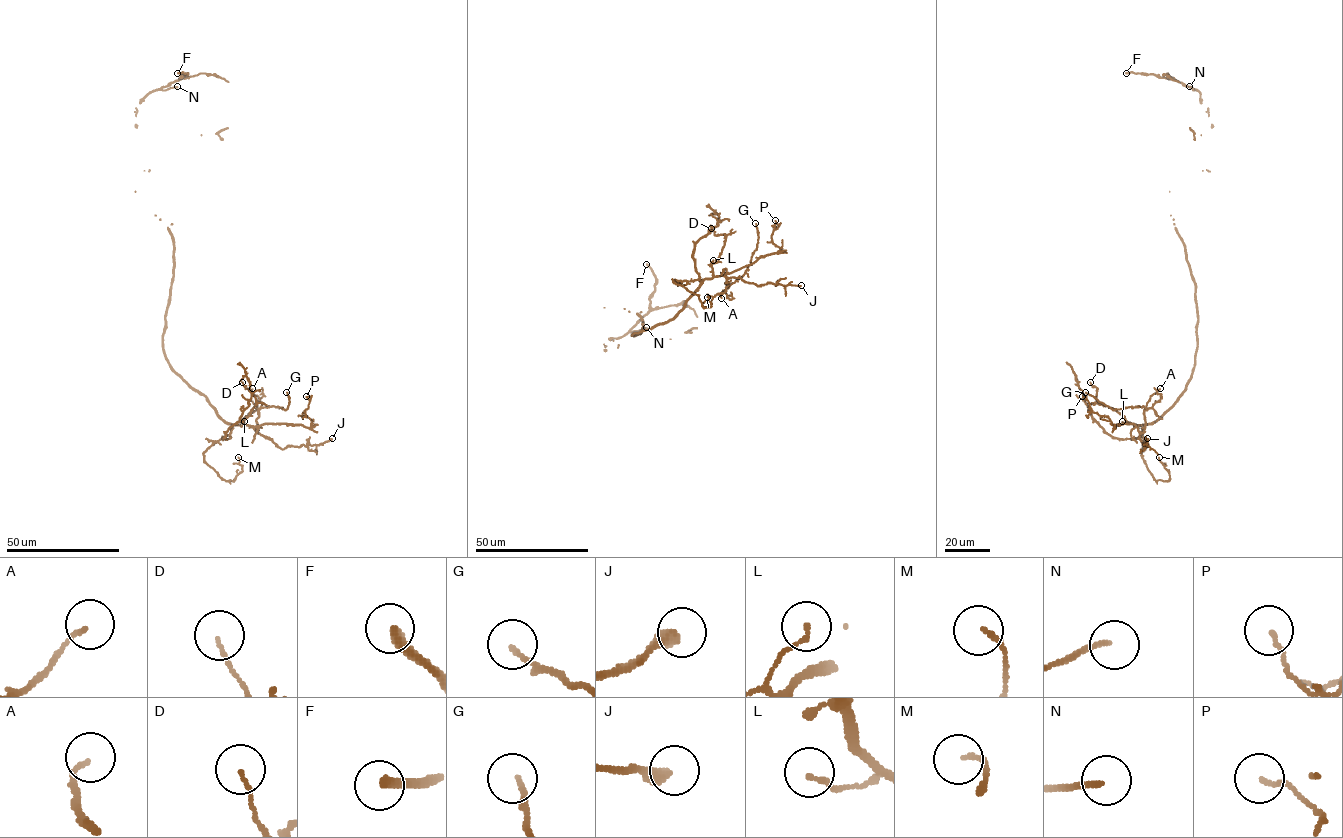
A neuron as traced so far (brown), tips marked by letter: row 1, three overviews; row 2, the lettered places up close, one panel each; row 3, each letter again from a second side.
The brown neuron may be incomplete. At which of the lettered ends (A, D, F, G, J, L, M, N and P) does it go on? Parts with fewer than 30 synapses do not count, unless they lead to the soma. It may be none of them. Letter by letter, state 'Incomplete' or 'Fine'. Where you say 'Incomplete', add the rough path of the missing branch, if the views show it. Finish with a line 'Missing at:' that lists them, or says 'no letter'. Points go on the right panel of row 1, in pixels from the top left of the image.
A: Fine
D: Fine
F: Incomplete. Course of what is missing: (1126, 73), (1121, 72), (1118, 56), (1097, 31), (1102, 25)
G: Fine
J: Fine
L: Fine
M: Fine
N: Fine
P: Fine
Missing at: F

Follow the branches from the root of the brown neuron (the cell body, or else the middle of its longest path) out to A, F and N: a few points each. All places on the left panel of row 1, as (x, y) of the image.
A: (172, 282), (163, 336), (169, 366), (206, 398), (223, 420), (250, 425), (257, 432), (261, 403), (252, 388)
F: (172, 282), (173, 239), (135, 191), (149, 170), (136, 107), (149, 93), (187, 73), (177, 73)
N: (172, 282), (173, 239), (135, 191), (149, 170), (136, 107), (151, 92), (177, 86)

